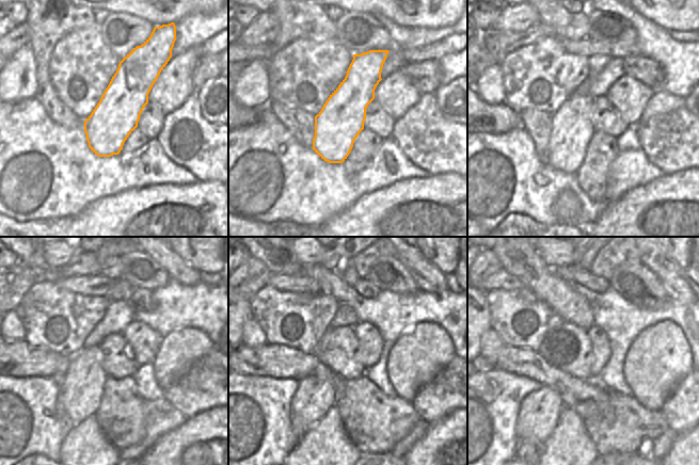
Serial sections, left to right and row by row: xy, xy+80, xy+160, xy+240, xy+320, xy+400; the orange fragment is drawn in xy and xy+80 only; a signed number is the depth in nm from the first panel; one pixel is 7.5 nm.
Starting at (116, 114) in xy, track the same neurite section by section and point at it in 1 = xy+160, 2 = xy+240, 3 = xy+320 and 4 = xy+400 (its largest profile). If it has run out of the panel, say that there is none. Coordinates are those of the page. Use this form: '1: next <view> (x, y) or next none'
1: next xy+160 (572, 128)
2: next xy+240 (82, 387)
3: next xy+320 (313, 398)
4: next xy+400 (539, 412)

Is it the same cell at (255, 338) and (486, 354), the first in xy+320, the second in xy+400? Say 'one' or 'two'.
one

